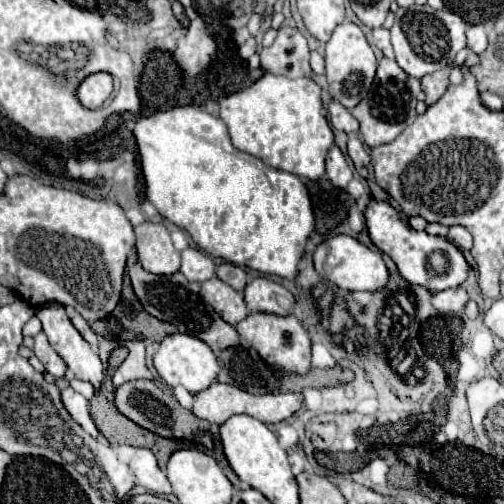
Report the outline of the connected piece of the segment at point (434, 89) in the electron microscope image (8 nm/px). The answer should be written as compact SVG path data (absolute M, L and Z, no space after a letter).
M448 64L448 66L440 68L438 72L432 72L432 74L422 76L422 80L420 80L422 82L422 92L426 94L426 104L428 106L434 104L446 92L446 88L450 86L448 76L450 76L452 68L454 68L454 64Z

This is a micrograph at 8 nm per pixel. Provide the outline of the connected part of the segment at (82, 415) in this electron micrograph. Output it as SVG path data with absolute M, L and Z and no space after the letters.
M70 386L64 388L64 390L62 390L62 402L64 402L66 410L70 412L70 416L72 416L90 436L94 436L94 438L100 436L100 430L96 428L96 424L94 424L94 420L92 420L92 416L90 416L88 400L86 400L80 392L72 390Z

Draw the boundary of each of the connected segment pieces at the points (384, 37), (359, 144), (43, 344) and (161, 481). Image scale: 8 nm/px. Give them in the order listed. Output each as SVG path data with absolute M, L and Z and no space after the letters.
M384 26L372 30L372 44L376 48L380 48L386 58L394 58L394 50L392 50L392 44L390 44L390 30L386 30Z
M350 136L350 140L348 140L348 156L354 162L356 170L360 170L360 168L370 164L370 154L368 154L364 142L358 136Z
M40 332L34 340L36 340L34 354L42 360L46 370L58 378L64 378L66 376L66 364L64 364L64 360L60 360L58 352L48 344L48 338L44 336L44 332Z
M136 448L134 456L130 460L130 468L134 470L138 482L148 488L148 492L164 496L170 494L170 482L166 478L166 472L162 468L158 468L156 464L156 456L152 454L152 450L148 448Z

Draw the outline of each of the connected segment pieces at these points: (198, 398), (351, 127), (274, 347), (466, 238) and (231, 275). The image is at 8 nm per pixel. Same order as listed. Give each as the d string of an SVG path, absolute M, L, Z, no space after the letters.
M214 382L210 388L202 390L202 392L196 392L194 394L194 406L192 406L192 412L202 418L202 420L208 420L208 422L214 422L214 424L222 424L224 420L228 420L228 416L234 416L234 414L250 414L262 422L268 422L268 424L276 424L276 422L282 422L286 418L290 418L296 410L300 410L304 398L300 392L280 392L280 394L250 394L250 392L244 392L232 384L220 384L220 382Z
M332 104L330 106L330 124L336 130L342 130L346 134L358 134L358 130L360 130L358 120L340 104Z
M252 312L236 324L236 330L268 364L296 374L306 374L310 370L310 336L294 314L276 316L268 312Z
M450 226L446 238L450 242L454 242L462 250L470 250L472 248L472 234L464 226Z
M222 262L218 268L216 268L216 276L220 280L224 280L226 284L230 284L232 288L236 290L242 290L246 286L246 272L236 266L236 264L230 264L230 262Z

